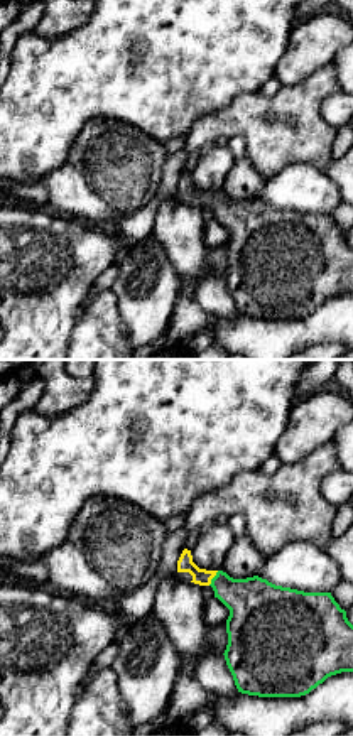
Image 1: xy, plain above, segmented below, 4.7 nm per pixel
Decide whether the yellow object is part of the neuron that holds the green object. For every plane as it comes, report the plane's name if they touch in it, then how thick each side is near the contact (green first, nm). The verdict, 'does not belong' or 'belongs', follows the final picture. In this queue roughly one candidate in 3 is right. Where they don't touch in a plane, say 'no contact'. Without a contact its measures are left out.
xy | 260/80 nm

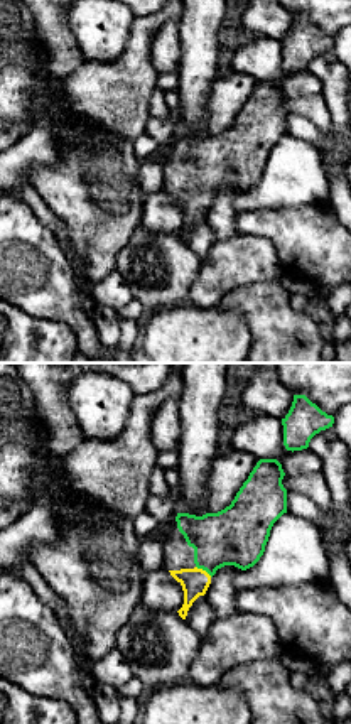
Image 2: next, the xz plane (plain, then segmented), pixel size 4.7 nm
xz | 280/130 nm

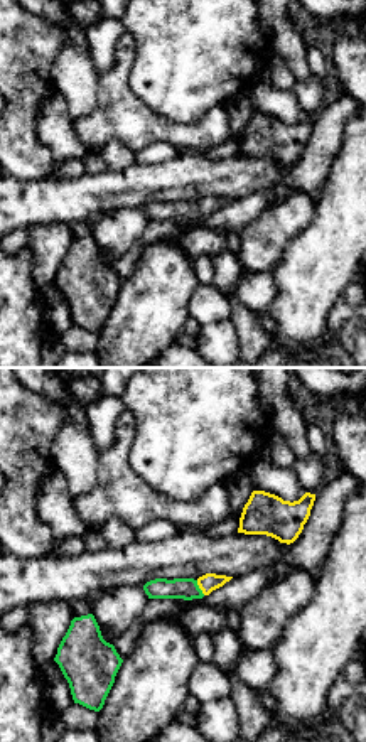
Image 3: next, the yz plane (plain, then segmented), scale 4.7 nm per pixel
yz | 110/90 nm

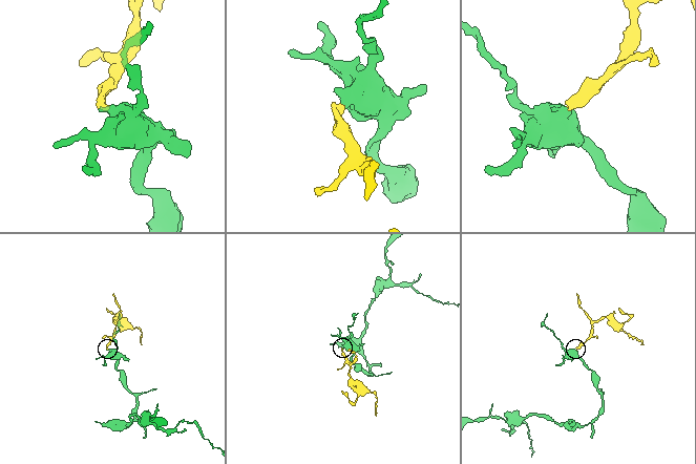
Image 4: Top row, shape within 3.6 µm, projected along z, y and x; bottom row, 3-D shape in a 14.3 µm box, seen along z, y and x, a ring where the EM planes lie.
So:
belongs

